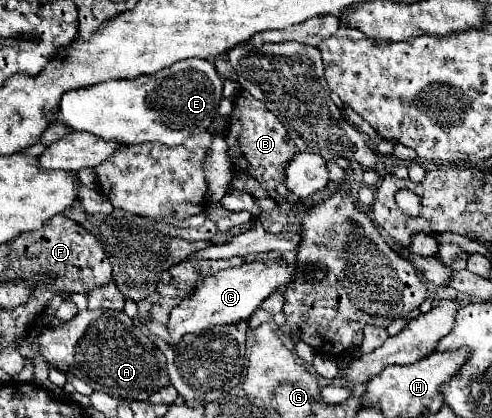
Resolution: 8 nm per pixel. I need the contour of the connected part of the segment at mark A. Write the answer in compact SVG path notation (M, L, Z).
M81 311L61 327L43 329L37 347L49 365L73 373L95 391L103 391L117 401L147 401L151 393L169 385L163 353L151 345L139 327L133 327L133 321L123 311Z

